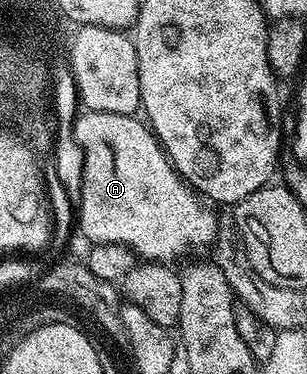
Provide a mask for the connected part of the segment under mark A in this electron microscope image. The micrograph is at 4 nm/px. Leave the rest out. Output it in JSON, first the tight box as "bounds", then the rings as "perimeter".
{"bounds":[74,112,219,264],"perimeter":[[[113,112],[80,113],[75,120],[74,133],[81,152],[84,153],[83,183],[80,188],[79,226],[88,243],[116,242],[135,251],[140,259],[164,264],[174,263],[174,258],[190,250],[210,247],[219,230],[219,222],[211,210],[202,206],[200,195],[179,177],[154,133],[138,117]]]}

